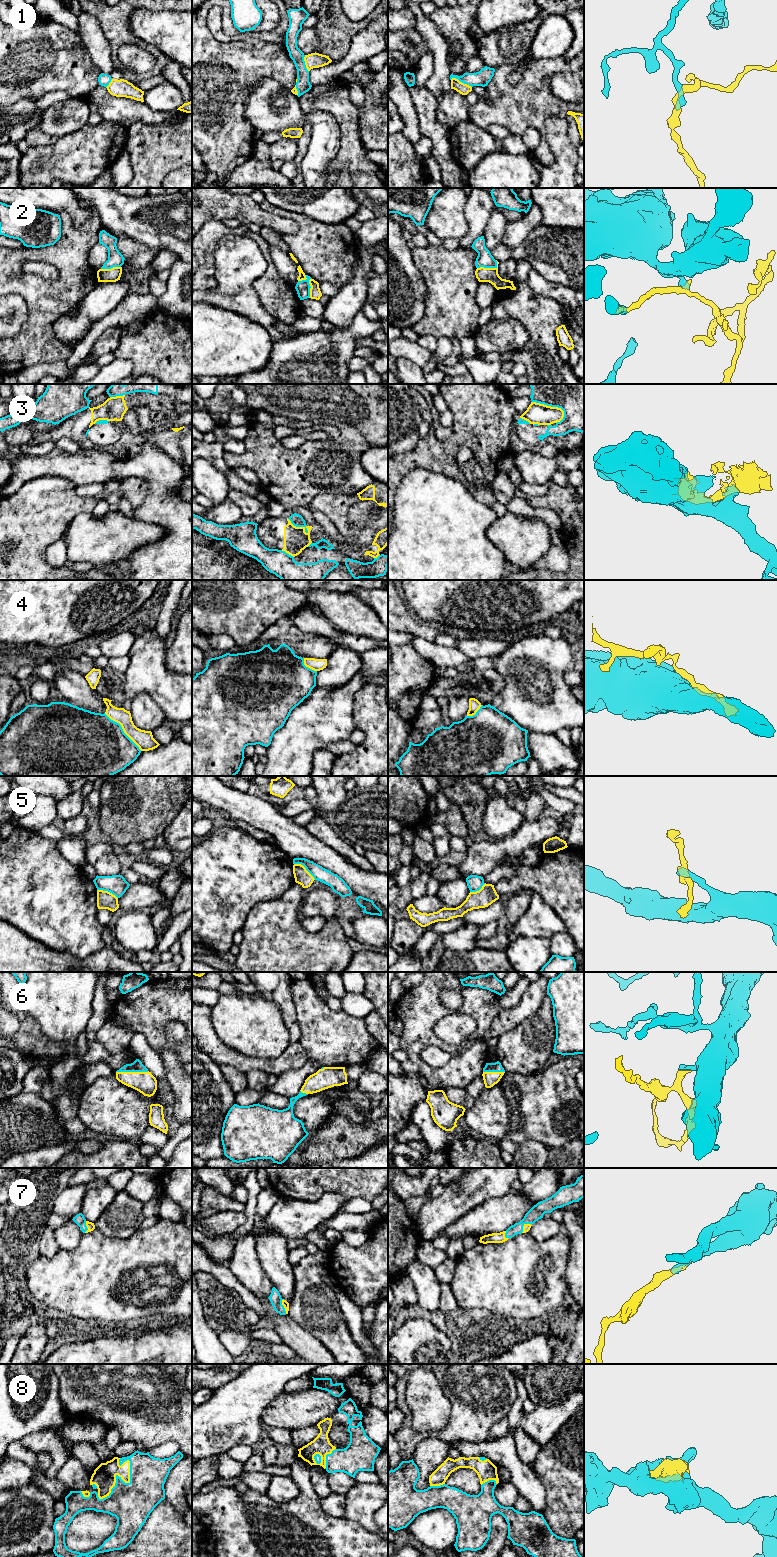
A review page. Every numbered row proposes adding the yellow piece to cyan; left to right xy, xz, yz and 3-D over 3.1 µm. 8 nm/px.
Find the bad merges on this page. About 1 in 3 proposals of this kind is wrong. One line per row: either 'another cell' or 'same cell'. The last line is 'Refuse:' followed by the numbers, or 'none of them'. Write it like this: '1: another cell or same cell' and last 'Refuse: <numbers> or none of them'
1: another cell
2: another cell
3: another cell
4: same cell
5: another cell
6: same cell
7: same cell
8: same cell
Refuse: 1, 2, 3, 5

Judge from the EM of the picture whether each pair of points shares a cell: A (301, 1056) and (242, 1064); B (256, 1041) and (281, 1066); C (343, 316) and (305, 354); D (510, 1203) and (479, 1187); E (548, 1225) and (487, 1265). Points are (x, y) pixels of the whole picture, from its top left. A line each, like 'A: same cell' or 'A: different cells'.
A: same cell
B: different cells
C: different cells
D: different cells
E: different cells

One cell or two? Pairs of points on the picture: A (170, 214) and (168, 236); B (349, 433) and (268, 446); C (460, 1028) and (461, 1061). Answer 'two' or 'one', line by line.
A: one
B: one
C: two

